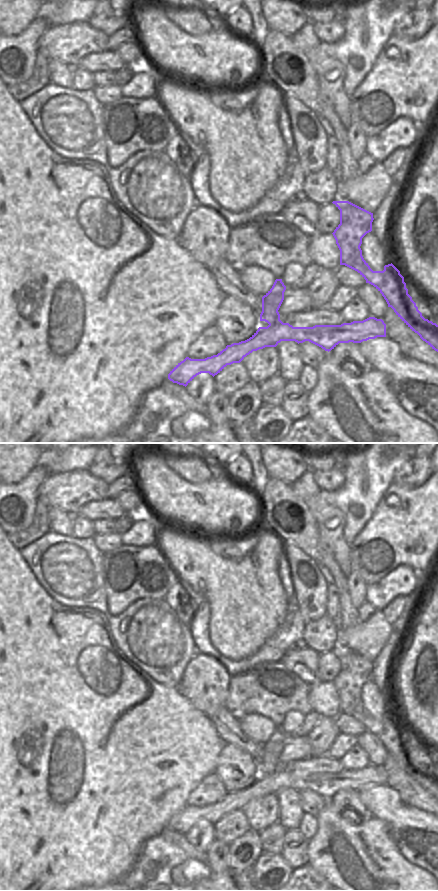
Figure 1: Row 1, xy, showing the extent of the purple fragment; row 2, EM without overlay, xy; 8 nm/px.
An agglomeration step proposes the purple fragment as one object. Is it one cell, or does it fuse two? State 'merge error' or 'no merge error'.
no merge error

